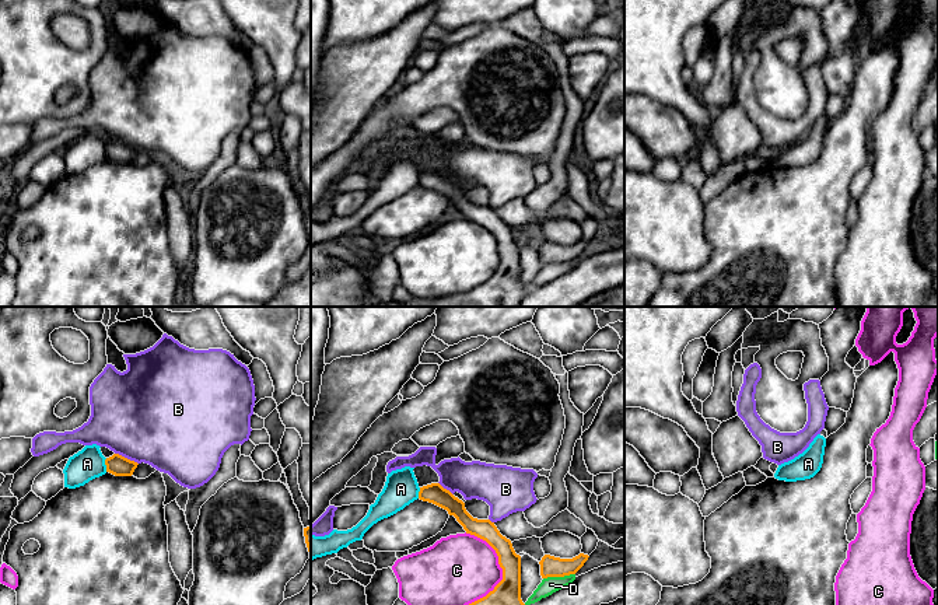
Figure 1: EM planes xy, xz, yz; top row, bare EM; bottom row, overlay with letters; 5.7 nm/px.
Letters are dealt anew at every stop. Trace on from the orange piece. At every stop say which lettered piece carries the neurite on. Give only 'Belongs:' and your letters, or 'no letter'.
Belongs: no letter

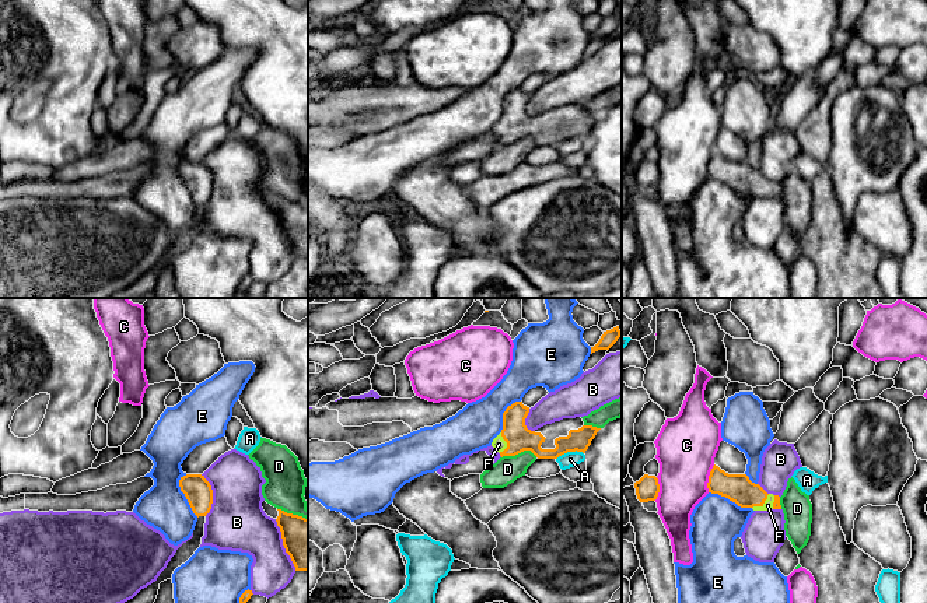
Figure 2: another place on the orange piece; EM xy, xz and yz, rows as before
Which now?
Belongs: F

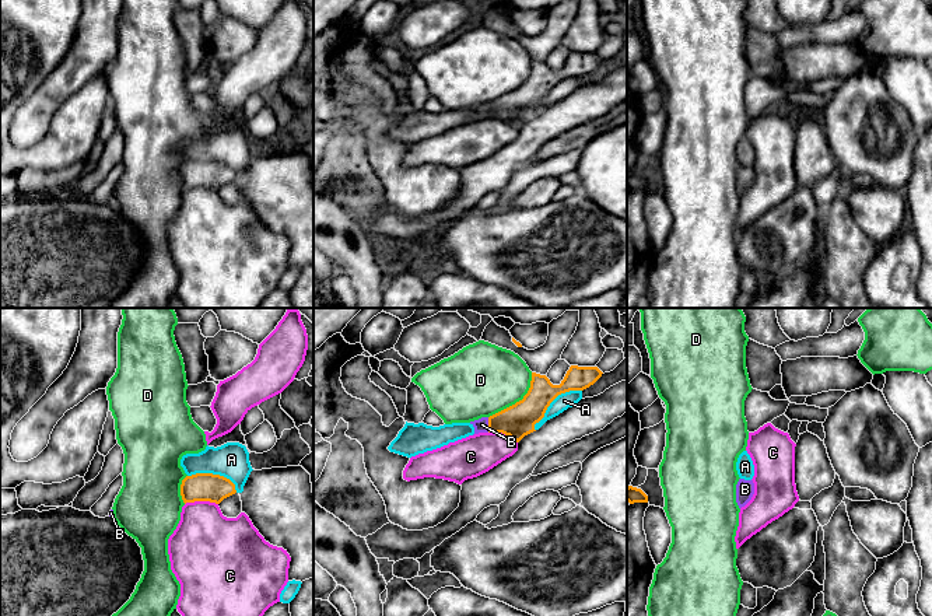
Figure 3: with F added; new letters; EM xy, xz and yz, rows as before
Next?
Belongs: B

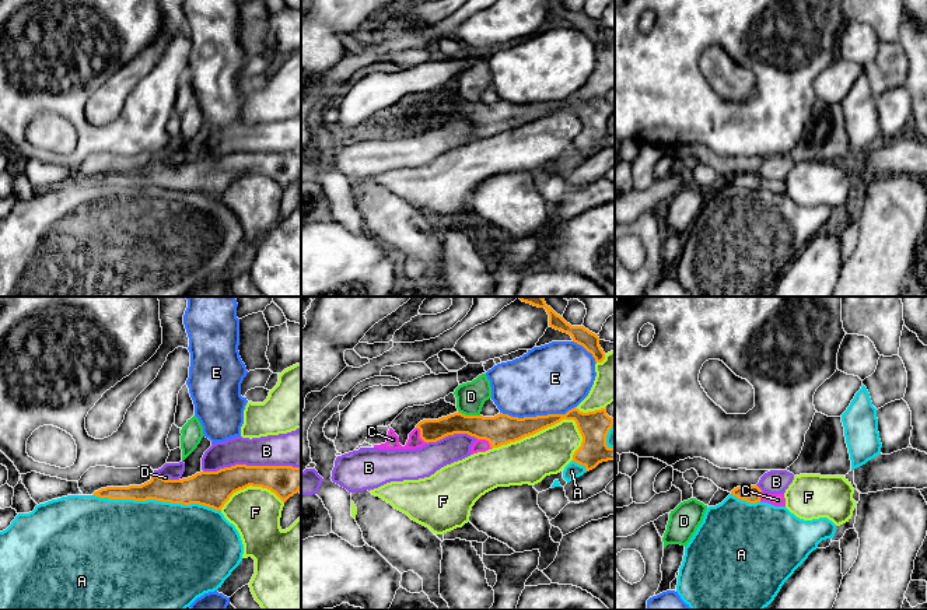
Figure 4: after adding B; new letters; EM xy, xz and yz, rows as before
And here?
Belongs: C

